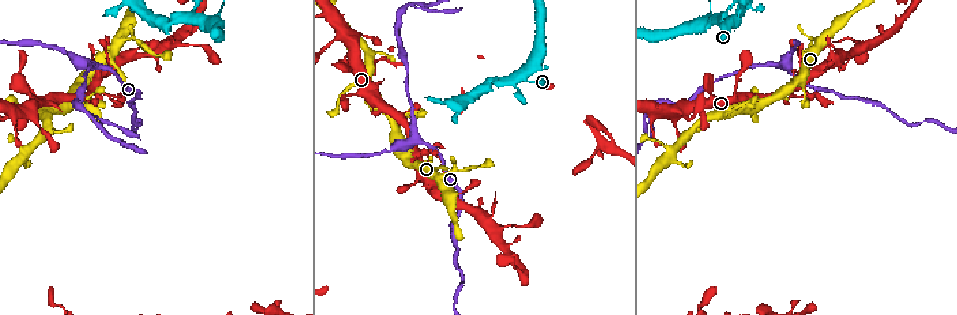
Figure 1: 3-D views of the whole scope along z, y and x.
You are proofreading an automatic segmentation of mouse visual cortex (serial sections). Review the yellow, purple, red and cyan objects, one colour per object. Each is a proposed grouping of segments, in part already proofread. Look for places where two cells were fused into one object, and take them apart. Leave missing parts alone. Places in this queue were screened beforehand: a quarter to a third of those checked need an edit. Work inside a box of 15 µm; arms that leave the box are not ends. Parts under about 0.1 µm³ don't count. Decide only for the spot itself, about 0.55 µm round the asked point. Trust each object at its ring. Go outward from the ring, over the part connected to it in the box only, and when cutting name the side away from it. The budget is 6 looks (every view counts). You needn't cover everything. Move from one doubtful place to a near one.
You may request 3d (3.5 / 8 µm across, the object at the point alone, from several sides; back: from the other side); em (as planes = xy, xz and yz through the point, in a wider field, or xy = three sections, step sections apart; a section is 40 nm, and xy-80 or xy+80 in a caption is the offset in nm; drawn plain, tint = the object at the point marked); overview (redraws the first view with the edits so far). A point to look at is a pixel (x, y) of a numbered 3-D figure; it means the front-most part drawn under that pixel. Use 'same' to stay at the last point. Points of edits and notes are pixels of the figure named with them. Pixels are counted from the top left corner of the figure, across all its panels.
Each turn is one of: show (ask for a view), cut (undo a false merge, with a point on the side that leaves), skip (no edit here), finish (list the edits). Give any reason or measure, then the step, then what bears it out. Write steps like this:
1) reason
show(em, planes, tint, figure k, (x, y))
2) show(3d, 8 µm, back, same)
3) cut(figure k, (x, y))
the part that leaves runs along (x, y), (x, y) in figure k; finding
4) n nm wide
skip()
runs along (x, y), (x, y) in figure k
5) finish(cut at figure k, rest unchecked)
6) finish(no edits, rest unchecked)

sharp bend
show(3d, 3.5 µm, figure 1, (415, 153))

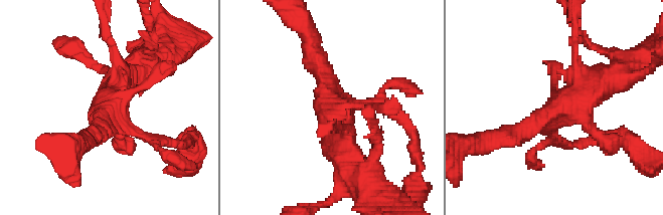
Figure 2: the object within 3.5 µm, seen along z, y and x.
now the EM
show(em, xy, step 5, plain, figure 2, (106, 110))

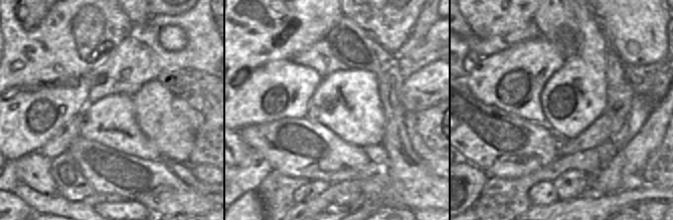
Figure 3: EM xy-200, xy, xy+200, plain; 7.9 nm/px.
with the object marked
show(em, xy, step 5, tint, same)

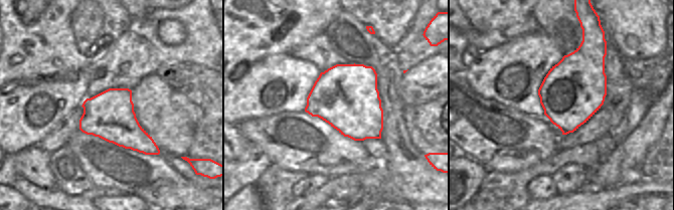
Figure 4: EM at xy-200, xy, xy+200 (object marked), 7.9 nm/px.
500 nm wide
skip()
runs along (503, 137), (523, 134), (606, 81) in figure 2; continuous, no second cell

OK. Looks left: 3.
three-way junction
show(3d, 3.5 µm, figure 1, (679, 109))

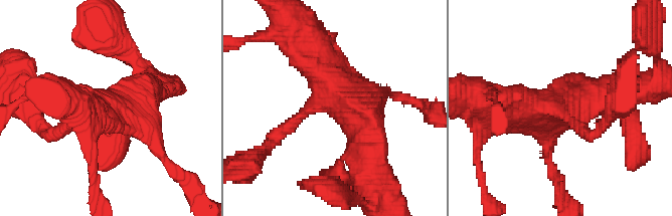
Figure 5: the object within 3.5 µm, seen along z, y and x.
shape alone is not enough
show(em, xy, step 2, tint, figure 5, (554, 108))

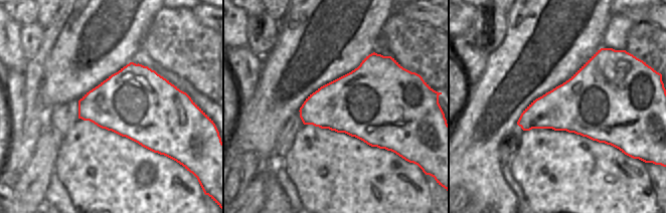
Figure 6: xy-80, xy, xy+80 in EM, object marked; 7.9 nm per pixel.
550 nm wide
skip()
runs along (370, 170), (364, 119), (318, 59) in figure 5; one cell here

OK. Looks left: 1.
finish(no edits, rest unchecked)

